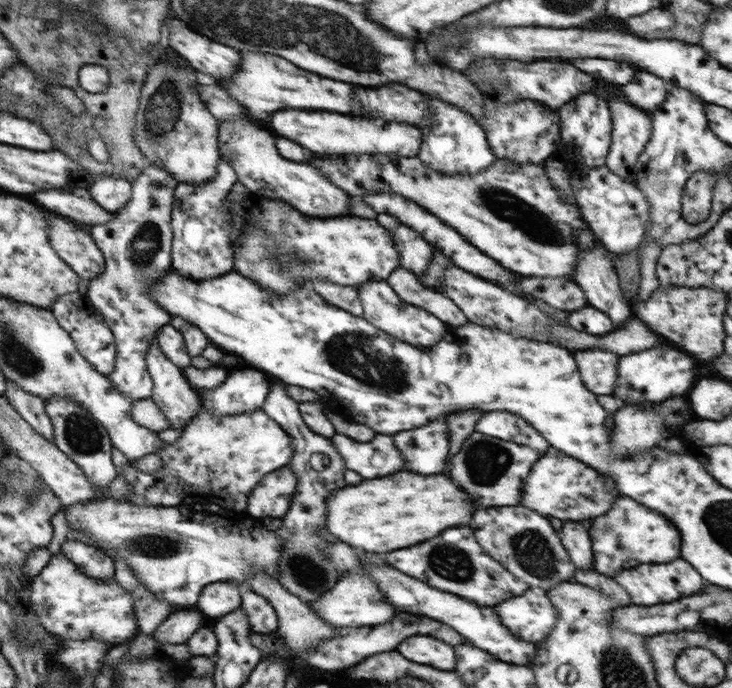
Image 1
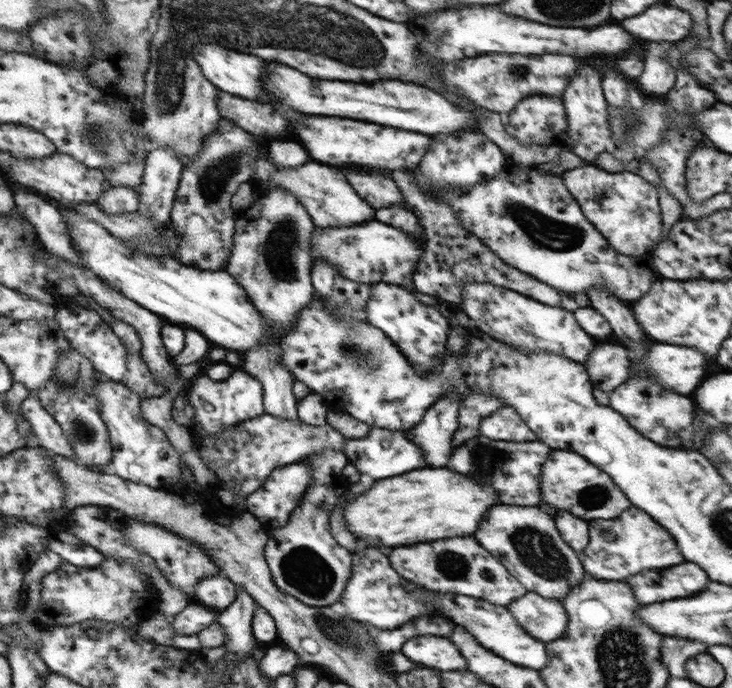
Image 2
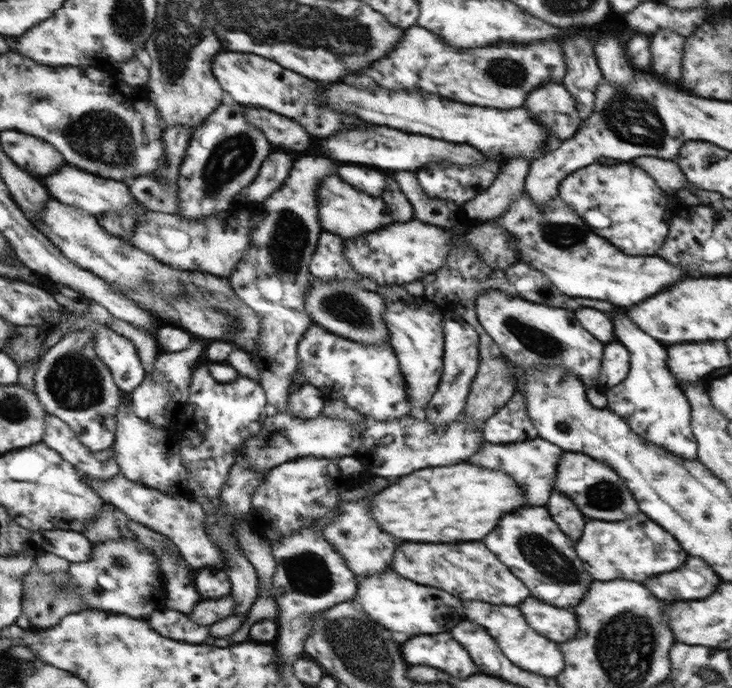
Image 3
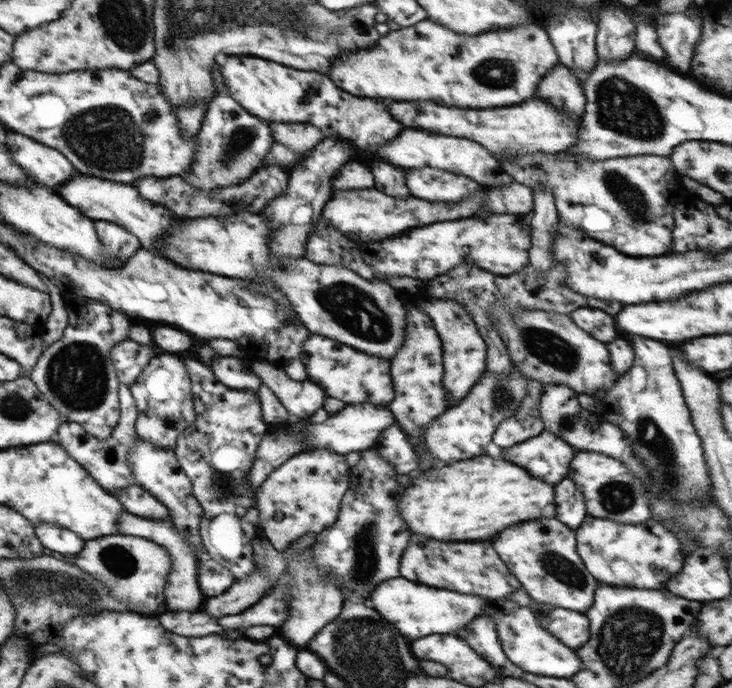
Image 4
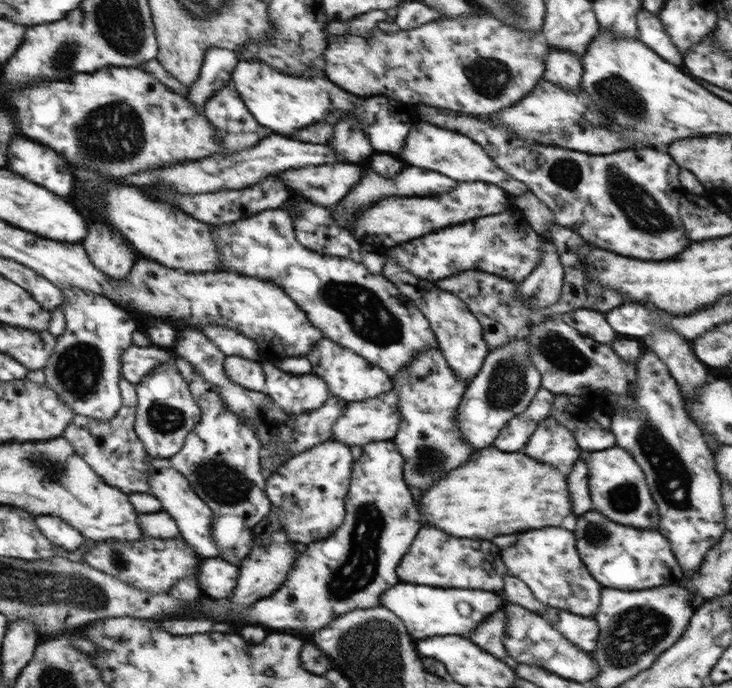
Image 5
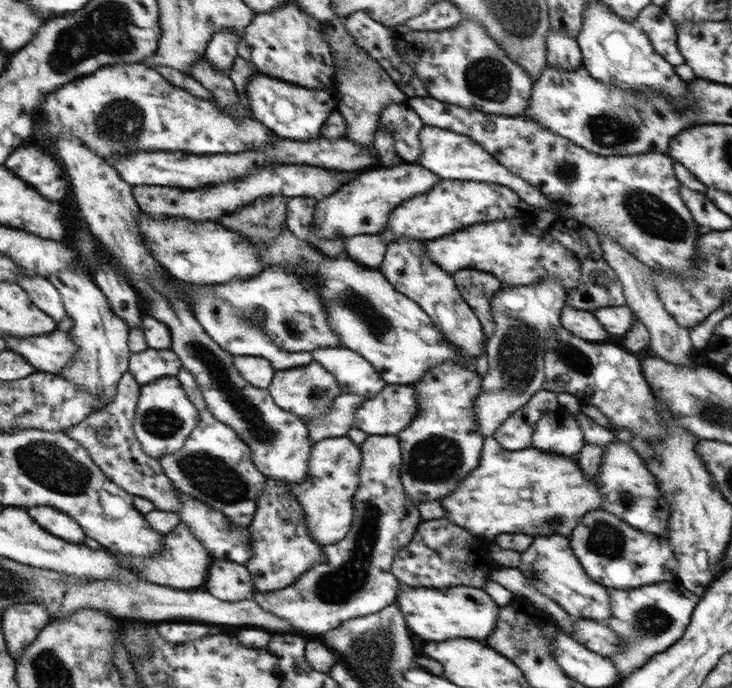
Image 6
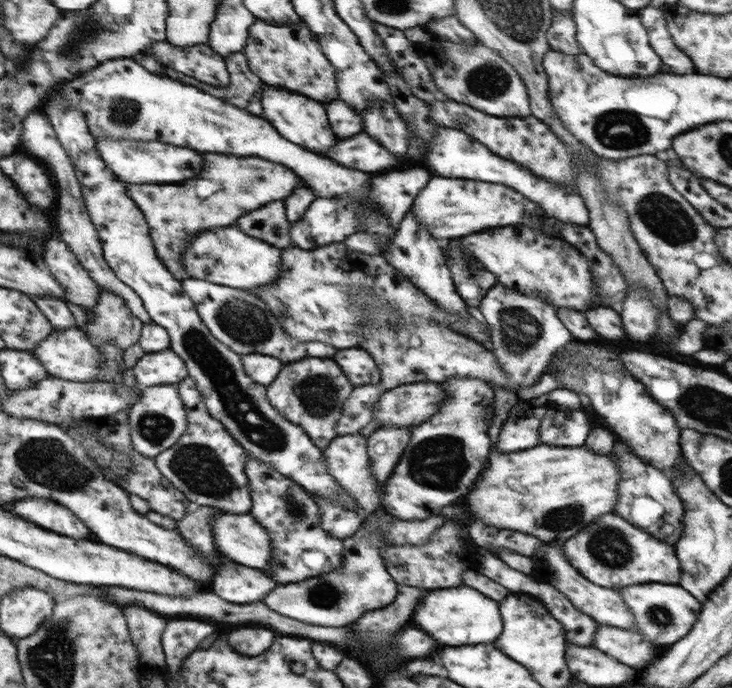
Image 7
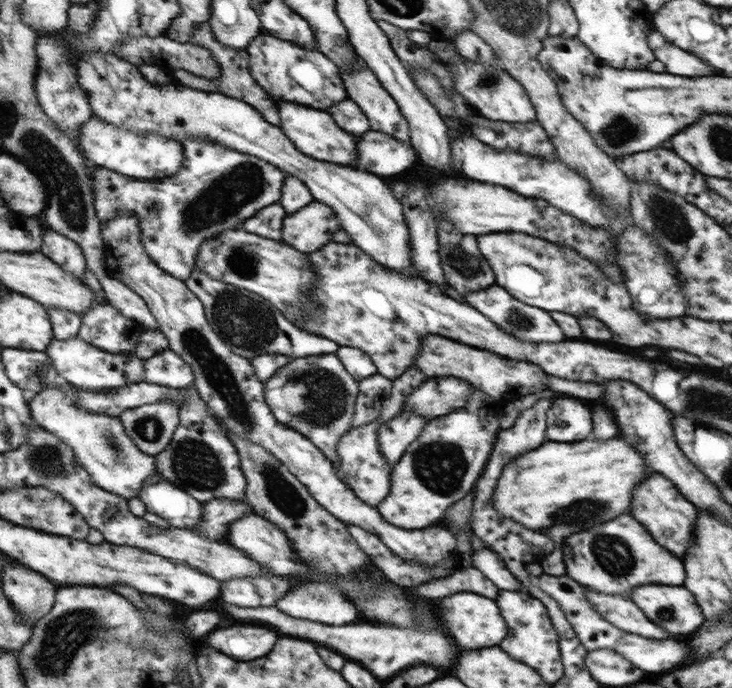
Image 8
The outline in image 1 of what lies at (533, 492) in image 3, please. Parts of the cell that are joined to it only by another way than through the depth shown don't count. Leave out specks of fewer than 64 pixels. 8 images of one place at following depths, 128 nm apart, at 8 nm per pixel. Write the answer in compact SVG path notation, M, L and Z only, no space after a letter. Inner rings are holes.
M473 431L464 441L455 455L448 457L449 476L456 484L461 484L461 488L473 496L473 500L483 502L483 506L477 508L485 508L485 506L515 506L521 500L521 494L524 494L523 484L525 478L529 474L531 464L535 464L540 456L536 450L527 448L520 443L507 442L504 439L493 438L492 436L481 434Z

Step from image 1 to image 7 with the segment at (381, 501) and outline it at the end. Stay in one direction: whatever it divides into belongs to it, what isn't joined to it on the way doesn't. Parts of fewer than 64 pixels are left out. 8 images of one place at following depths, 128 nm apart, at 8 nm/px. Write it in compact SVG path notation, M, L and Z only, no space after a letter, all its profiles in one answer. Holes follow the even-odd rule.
M497 386L493 388L493 394L495 394L495 410L493 410L493 418L491 418L491 424L487 430L491 442L491 448L487 454L487 466L484 469L487 472L480 473L479 480L476 481L477 486L473 486L473 494L469 494L467 498L464 497L457 502L459 506L467 510L467 515L471 518L481 518L489 526L519 530L519 532L539 538L543 544L547 542L551 546L561 546L573 534L601 517L601 514L615 511L617 466L615 466L613 456L609 458L607 454L593 454L585 446L561 448L561 446L545 446L541 443L535 448L529 448L523 452L513 452L513 454L501 454L495 450L495 442L497 442L500 428L508 418L509 410L518 405L519 399L516 393L497 388Z

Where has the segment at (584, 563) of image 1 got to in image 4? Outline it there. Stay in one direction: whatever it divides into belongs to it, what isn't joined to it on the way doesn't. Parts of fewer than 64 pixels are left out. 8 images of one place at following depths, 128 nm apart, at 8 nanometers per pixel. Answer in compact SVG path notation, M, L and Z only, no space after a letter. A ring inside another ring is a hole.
M563 478L557 484L555 501L556 513L554 517L569 529L577 530L580 528L587 516L587 503L572 478Z

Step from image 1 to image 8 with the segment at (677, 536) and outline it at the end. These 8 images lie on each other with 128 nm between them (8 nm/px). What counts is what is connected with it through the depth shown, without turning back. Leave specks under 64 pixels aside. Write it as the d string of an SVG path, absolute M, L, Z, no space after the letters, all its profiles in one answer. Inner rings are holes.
M627 513L570 534L560 545L560 552L565 575L601 594L619 594L627 598L629 590L641 584L681 586L684 581L681 559L673 558L667 550L657 546L647 528Z

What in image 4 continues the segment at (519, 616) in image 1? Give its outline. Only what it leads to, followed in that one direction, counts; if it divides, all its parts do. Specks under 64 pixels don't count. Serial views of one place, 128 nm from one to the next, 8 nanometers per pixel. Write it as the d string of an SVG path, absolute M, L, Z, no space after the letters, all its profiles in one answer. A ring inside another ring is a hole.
M532 601L527 607L535 615L537 623L565 646L575 649L583 646L589 640L589 619L587 619L584 613L578 613L574 610L562 609L548 604L541 604L535 601Z

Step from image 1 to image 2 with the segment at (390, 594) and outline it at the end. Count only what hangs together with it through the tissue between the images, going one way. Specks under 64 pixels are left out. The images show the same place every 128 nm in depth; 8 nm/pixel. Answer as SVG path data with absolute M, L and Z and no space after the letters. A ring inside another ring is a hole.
M443 594L443 598L437 600L437 606L455 624L463 624L463 628L469 634L473 634L473 638L479 644L487 646L487 650L491 650L493 654L499 654L514 666L539 671L549 664L545 643L527 635L505 607L501 608L499 605L492 605L475 598L457 598L453 594Z

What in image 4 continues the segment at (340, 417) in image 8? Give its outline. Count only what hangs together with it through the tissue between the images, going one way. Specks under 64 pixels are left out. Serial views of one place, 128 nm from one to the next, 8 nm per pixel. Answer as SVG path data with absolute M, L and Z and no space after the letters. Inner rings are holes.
M262 358L261 361L252 361L250 366L292 419L311 417L322 408L326 394L317 383L309 379L297 381L289 378L281 365Z

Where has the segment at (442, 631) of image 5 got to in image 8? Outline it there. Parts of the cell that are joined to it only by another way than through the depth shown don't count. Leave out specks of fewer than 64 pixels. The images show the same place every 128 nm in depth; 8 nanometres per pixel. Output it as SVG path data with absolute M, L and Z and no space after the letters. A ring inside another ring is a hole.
M459 592L459 594L453 594L453 596L441 598L437 602L437 614L439 614L439 620L443 622L443 626L447 630L447 635L455 640L455 645L463 646L463 648L497 646L507 634L507 626L505 626L503 617L499 616L499 607L497 607L495 601L477 596L477 594Z

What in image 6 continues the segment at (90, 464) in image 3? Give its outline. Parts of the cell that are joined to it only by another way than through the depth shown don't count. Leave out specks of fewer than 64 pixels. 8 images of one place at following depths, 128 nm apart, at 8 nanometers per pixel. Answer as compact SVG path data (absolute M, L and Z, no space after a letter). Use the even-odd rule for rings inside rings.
M127 371L117 389L116 400L113 400L112 404L107 404L100 411L93 412L81 424L68 428L66 433L71 438L77 439L77 442L80 442L89 451L91 459L120 488L129 491L135 496L151 500L151 502L156 504L157 510L175 513L179 510L177 490L165 476L165 470L161 467L160 460L149 456L143 450L134 429L142 386L133 377L133 373Z

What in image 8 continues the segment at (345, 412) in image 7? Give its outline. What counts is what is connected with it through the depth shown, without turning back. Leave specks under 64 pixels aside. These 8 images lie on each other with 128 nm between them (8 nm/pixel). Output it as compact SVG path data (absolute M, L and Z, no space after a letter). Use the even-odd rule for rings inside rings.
M375 372L357 383L357 396L353 406L351 427L359 427L375 421L381 412L381 404L390 397L392 379Z

